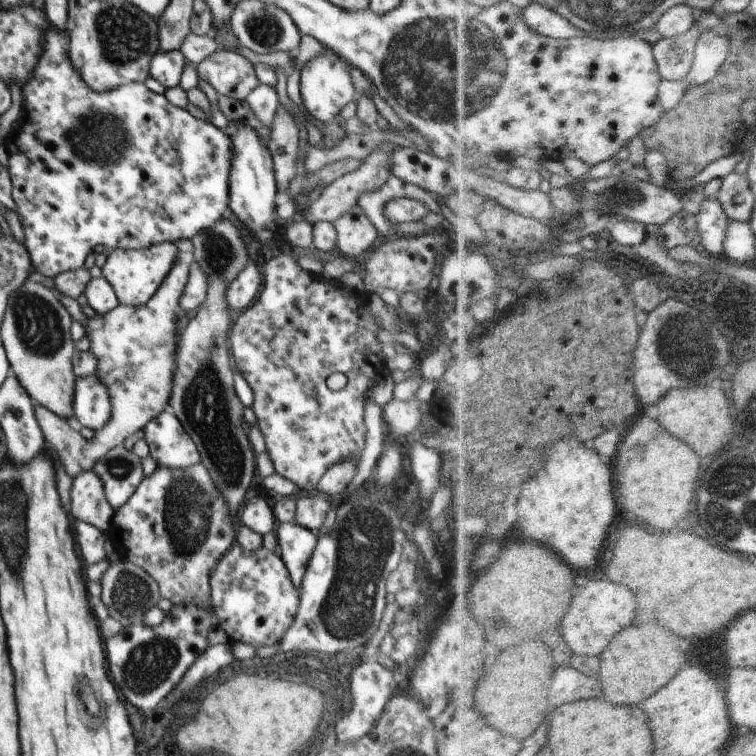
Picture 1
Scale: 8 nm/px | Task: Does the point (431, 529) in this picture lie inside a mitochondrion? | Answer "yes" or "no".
no

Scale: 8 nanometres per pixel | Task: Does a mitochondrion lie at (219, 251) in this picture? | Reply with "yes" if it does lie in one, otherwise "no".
yes

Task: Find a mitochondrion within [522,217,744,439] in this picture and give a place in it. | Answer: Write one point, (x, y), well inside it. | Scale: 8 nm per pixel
(687, 347)

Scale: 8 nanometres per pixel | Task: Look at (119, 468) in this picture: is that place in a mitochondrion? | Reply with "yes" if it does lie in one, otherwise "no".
yes

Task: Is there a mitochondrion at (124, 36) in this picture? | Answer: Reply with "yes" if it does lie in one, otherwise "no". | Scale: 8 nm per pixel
yes

